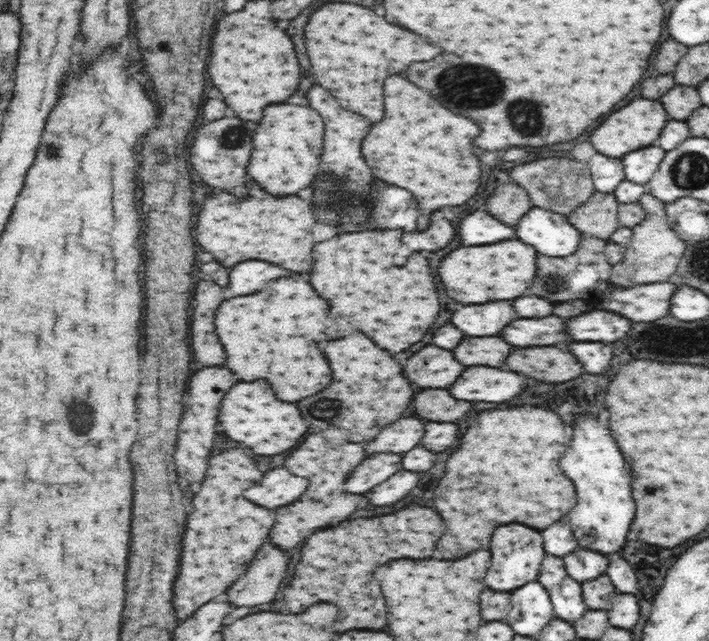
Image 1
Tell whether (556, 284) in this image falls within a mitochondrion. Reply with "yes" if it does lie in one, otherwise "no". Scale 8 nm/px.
yes

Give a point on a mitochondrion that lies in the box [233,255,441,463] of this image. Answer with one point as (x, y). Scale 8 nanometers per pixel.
(320, 410)

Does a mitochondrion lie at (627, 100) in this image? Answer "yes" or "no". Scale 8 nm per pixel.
no

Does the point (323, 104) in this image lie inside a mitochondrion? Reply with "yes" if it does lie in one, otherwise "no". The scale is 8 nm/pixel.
no

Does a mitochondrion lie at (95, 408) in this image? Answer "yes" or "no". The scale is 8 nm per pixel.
yes

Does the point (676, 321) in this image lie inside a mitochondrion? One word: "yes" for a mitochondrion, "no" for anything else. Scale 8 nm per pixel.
no

